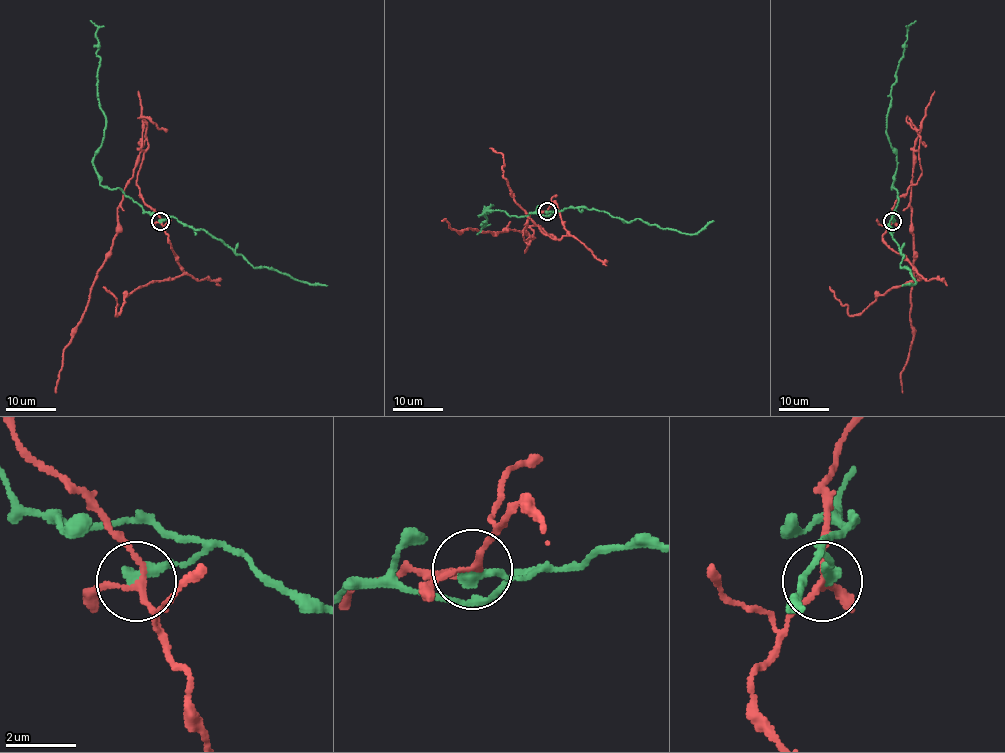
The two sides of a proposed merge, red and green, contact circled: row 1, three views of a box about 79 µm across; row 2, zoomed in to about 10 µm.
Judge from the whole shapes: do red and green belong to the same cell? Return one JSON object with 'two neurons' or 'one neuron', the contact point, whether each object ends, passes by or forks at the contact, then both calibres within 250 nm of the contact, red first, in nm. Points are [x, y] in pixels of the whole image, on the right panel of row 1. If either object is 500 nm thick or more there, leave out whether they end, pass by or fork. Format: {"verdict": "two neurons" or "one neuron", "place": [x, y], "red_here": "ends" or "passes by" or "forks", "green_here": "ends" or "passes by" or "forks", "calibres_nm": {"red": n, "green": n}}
{"verdict": "two neurons", "place": [892, 221], "red_here": "forks", "green_here": "ends", "calibres_nm": {"red": 140, "green": 400}}

